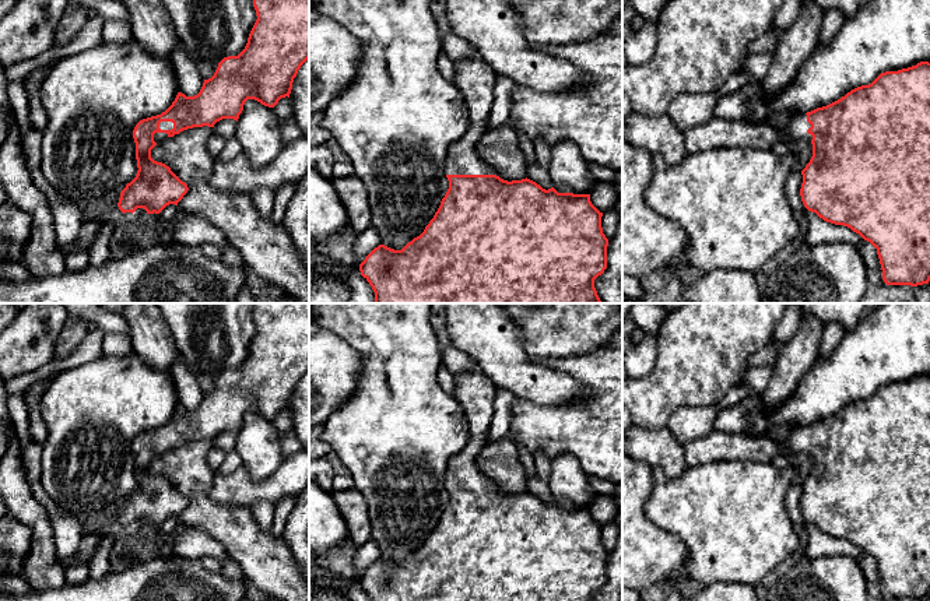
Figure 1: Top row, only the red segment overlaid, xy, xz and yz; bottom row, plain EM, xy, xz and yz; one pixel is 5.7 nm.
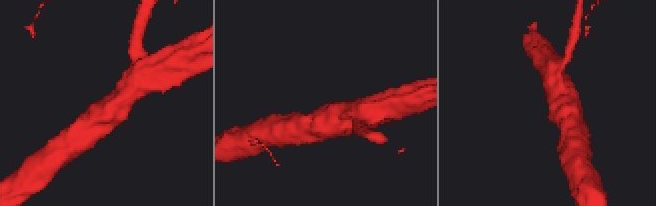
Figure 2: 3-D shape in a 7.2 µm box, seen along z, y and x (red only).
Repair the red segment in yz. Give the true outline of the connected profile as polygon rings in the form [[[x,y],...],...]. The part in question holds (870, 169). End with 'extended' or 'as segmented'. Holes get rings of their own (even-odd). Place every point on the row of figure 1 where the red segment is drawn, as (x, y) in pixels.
[[[920,61],[916,66],[898,71],[881,73],[871,84],[861,85],[847,92],[840,99],[817,108],[807,113],[796,113],[792,116],[785,130],[779,130],[768,123],[754,126],[747,122],[724,120],[710,117],[701,126],[692,127],[684,134],[684,150],[687,155],[720,147],[759,148],[772,150],[772,147],[783,140],[807,140],[813,144],[813,157],[801,171],[803,183],[800,196],[804,207],[815,212],[820,218],[835,225],[843,225],[859,233],[864,240],[870,242],[880,259],[882,280],[887,285],[910,285],[917,287],[930,281],[930,63]]]; extended

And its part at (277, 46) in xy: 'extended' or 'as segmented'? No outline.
extended

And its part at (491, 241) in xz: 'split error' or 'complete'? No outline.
split error

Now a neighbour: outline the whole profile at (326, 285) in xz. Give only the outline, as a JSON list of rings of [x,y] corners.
[[[348,225],[323,242],[309,239],[309,303],[345,303],[350,299],[350,285],[334,266],[357,267],[357,238]]]

